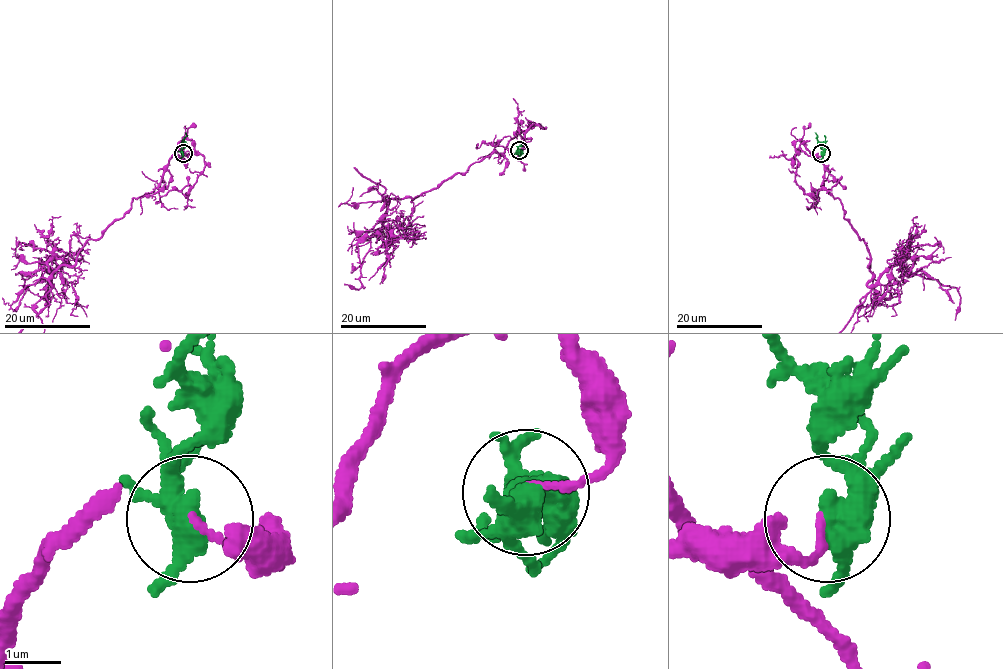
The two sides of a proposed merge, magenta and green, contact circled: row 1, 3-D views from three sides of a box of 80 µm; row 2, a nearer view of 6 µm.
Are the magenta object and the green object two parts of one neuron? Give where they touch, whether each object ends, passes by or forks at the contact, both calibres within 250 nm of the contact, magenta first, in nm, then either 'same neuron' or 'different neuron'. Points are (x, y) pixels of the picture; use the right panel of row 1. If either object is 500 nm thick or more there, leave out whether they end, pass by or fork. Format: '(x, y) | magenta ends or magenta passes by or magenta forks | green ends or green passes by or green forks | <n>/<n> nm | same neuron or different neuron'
(821, 153) | magenta ends | green forks | 130/400 nm | different neuron

